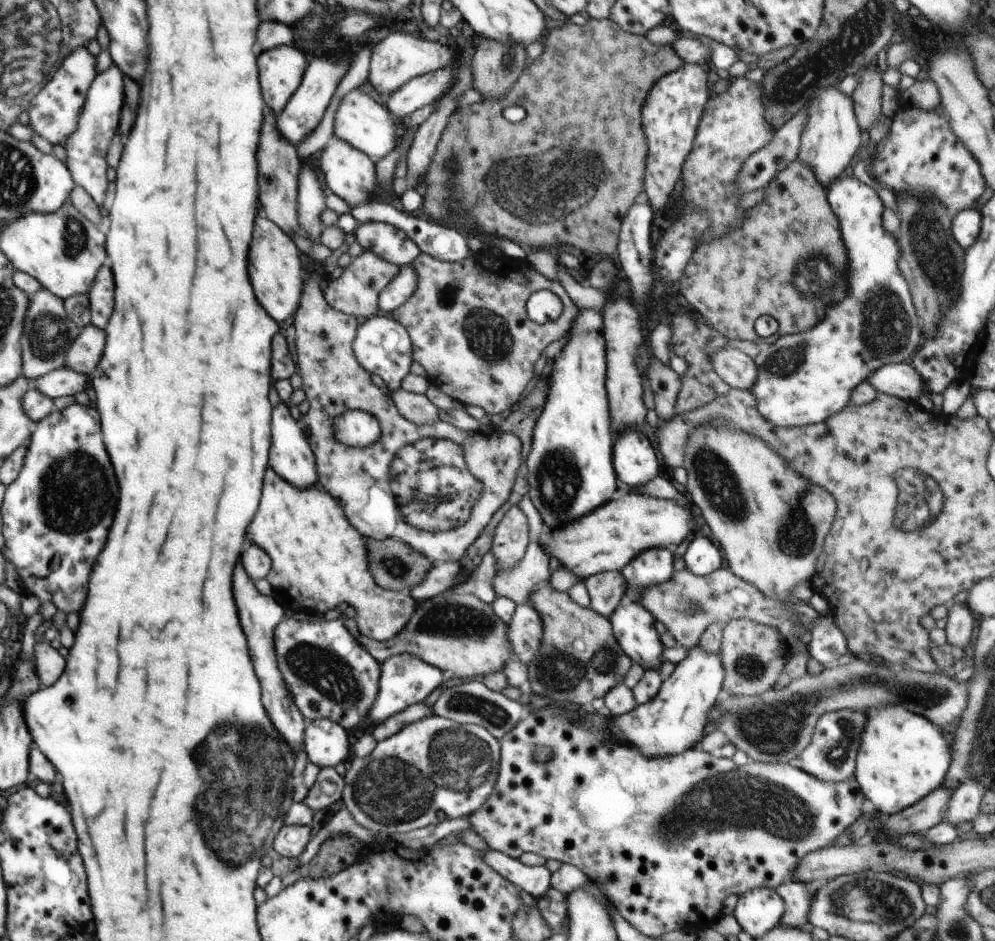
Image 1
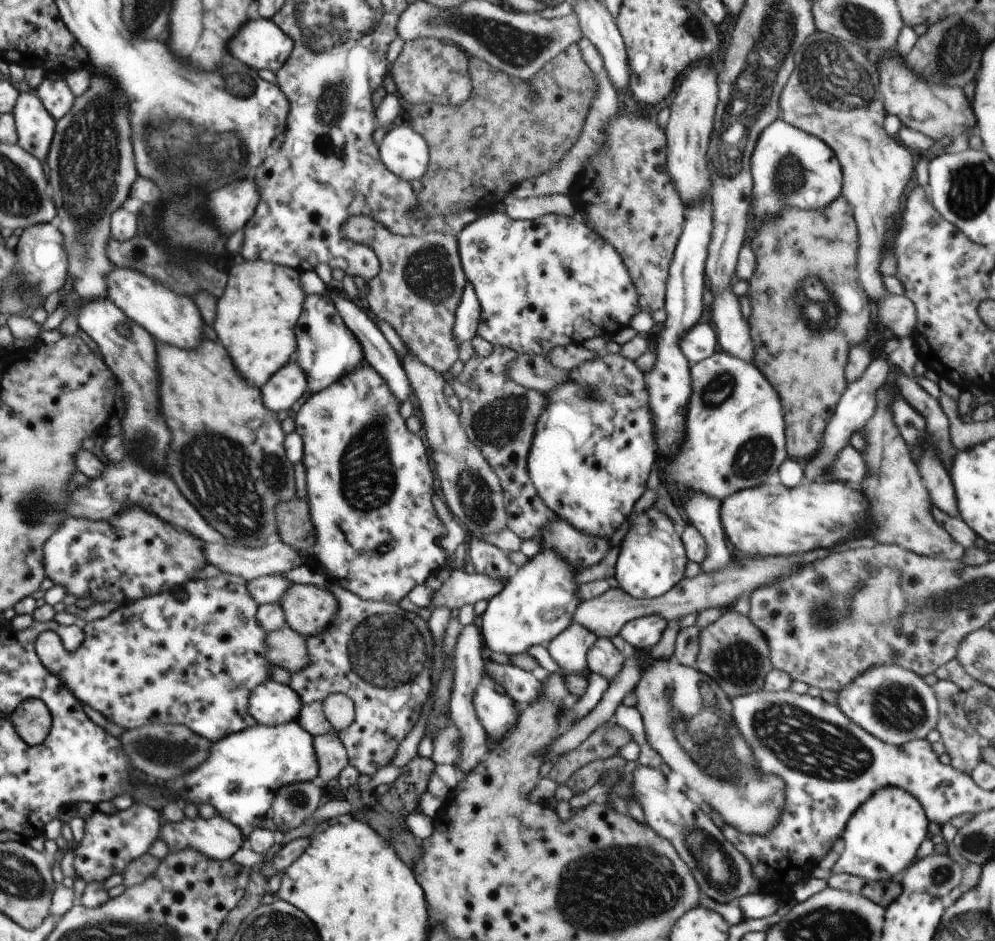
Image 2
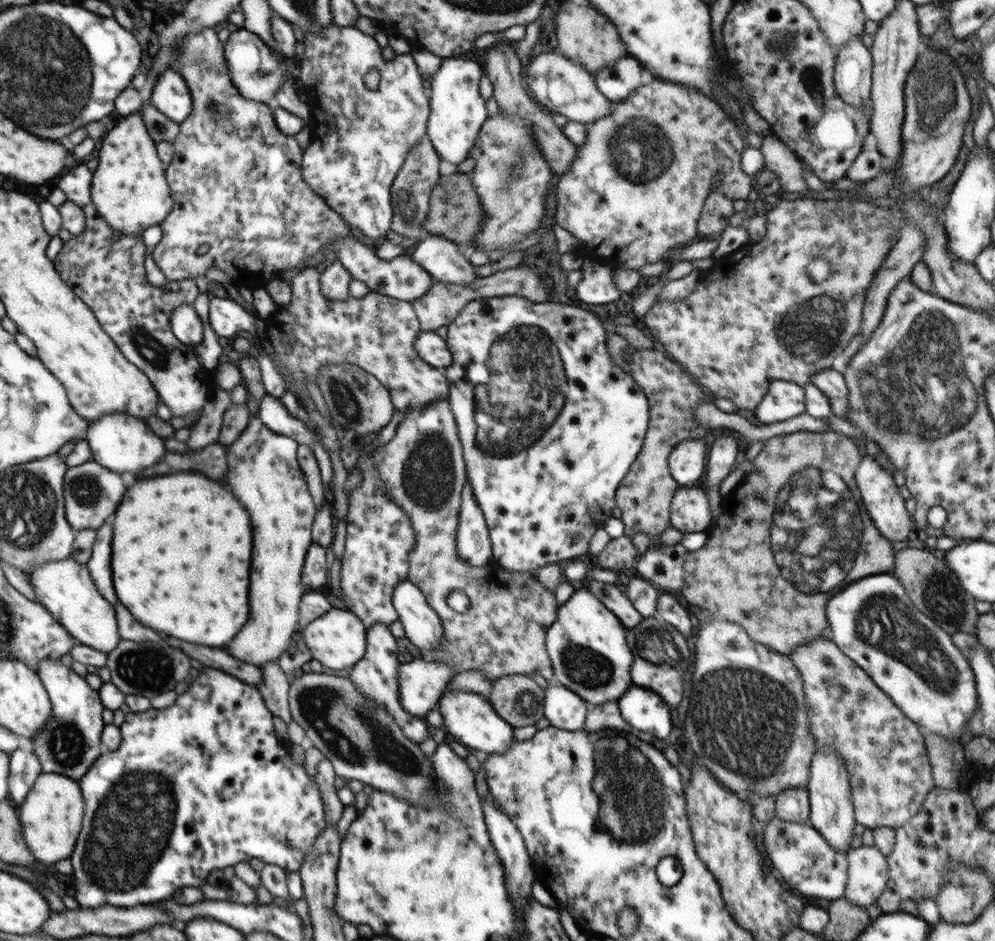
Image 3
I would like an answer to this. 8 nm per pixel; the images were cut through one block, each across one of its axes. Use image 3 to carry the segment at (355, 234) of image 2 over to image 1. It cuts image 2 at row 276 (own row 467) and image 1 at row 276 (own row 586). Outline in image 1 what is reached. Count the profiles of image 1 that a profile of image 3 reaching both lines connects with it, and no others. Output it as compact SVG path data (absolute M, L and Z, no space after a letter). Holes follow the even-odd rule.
M489 249L471 251L462 262L446 262L421 253L412 262L412 268L416 272L416 291L390 317L406 328L414 362L426 370L430 385L440 388L464 406L479 406L487 414L509 414L533 384L534 364L544 349L569 333L580 308L572 303L560 282L546 280L524 259L499 257ZM543 289L554 292L562 300L563 312L556 321L536 324L529 318L526 306L530 296Z

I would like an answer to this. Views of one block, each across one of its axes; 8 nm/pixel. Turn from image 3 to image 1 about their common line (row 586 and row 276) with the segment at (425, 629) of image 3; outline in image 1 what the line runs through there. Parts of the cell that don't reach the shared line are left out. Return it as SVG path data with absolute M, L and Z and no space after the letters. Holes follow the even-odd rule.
M412 265L400 267L400 272L378 296L378 310L380 314L391 314L416 291L416 272Z

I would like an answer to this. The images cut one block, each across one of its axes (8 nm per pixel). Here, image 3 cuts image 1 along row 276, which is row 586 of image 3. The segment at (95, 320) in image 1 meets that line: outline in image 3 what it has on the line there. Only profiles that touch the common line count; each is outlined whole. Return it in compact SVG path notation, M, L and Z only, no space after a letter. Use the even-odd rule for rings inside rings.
M112 522L100 527L98 536L95 538L94 552L90 560L85 564L90 569L91 577L96 587L102 592L104 599L113 605L118 602L114 588L112 588L112 570L110 570L110 556L112 556Z

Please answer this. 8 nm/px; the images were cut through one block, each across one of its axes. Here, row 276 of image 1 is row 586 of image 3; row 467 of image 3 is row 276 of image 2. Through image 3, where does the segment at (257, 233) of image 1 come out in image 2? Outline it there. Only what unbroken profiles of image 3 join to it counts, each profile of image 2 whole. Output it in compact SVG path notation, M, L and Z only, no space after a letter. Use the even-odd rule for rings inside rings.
M262 260L244 261L234 264L228 274L228 286L218 298L218 312L212 328L224 346L228 346L228 354L239 374L260 390L266 382L283 368L290 360L290 356L297 350L294 330L303 310L305 294L301 288L300 276L302 271L283 265L276 265Z

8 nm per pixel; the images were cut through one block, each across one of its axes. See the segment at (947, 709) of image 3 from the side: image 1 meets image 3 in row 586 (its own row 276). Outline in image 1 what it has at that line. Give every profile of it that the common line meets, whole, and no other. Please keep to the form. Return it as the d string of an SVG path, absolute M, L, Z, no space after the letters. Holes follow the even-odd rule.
M843 173L825 191L831 211L840 222L843 243L848 252L848 294L842 302L826 308L824 320L814 328L782 336L773 344L762 346L760 354L754 358L758 370L750 392L756 398L756 410L764 420L778 428L816 425L841 412L851 403L854 388L868 380L874 370L886 364L909 362L924 339L908 284L898 268L902 252L896 235L882 226L884 207L876 190L854 175L849 177Z

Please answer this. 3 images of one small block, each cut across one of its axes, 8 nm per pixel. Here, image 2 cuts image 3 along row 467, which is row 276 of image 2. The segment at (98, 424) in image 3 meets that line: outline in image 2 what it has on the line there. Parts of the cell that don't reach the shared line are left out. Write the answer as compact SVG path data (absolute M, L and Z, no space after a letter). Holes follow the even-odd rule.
M113 266L107 274L108 294L115 306L124 311L128 319L134 320L144 330L156 336L156 340L168 342L180 348L196 348L202 336L202 318L196 304L187 295L176 293L158 279L152 279L131 267Z

